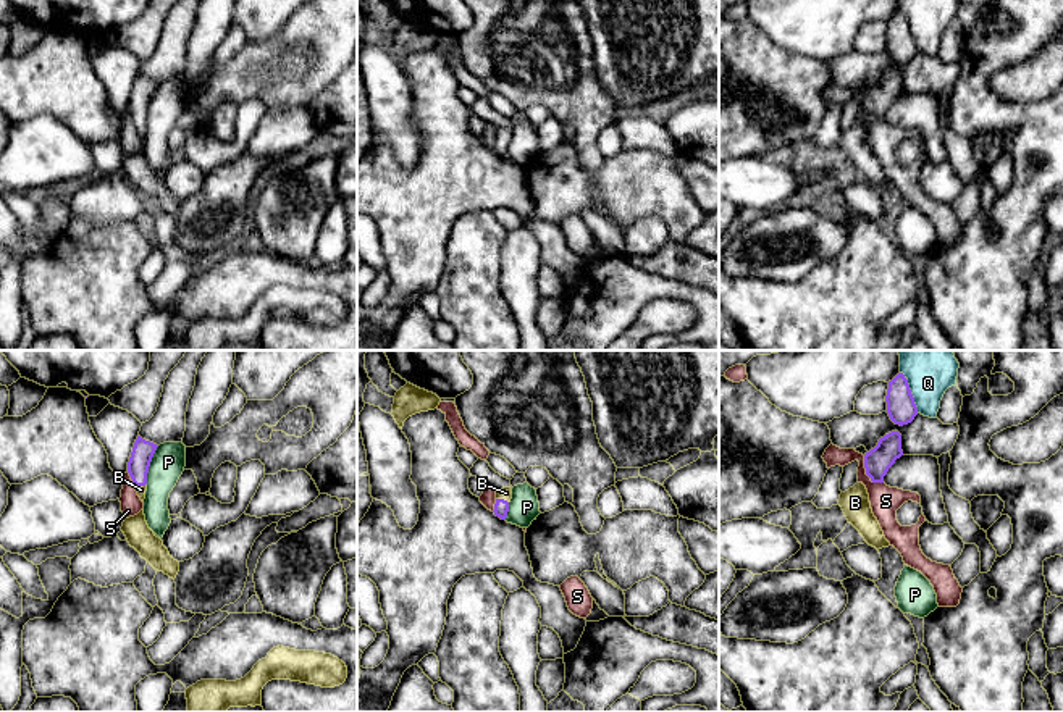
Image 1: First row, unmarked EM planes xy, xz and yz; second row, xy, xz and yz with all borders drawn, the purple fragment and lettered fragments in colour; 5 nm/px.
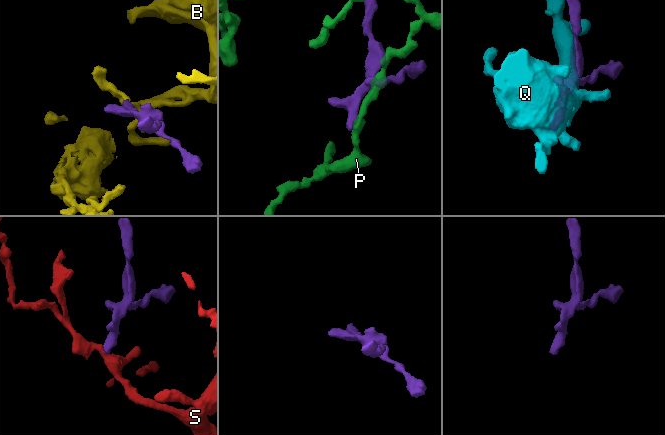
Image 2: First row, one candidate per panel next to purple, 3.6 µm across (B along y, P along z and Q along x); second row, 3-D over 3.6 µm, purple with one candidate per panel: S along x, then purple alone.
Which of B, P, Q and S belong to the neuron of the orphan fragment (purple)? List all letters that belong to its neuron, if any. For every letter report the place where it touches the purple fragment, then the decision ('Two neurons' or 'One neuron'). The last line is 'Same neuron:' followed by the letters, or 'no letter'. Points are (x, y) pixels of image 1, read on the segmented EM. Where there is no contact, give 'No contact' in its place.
B: Touches purple at xz (503, 499). One neuron
P: Touches purple at xy (149, 465). Two neurons
Q: Touches purple at yz (910, 393). Two neurons
S: Touches purple at yz (866, 473). Two neurons
Same neuron: B

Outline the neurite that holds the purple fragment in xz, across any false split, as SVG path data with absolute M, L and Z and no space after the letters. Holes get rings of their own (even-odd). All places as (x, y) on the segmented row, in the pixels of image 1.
M512 488L496 489L496 504L493 512L501 520L506 520L507 517L510 499L512 499Z

